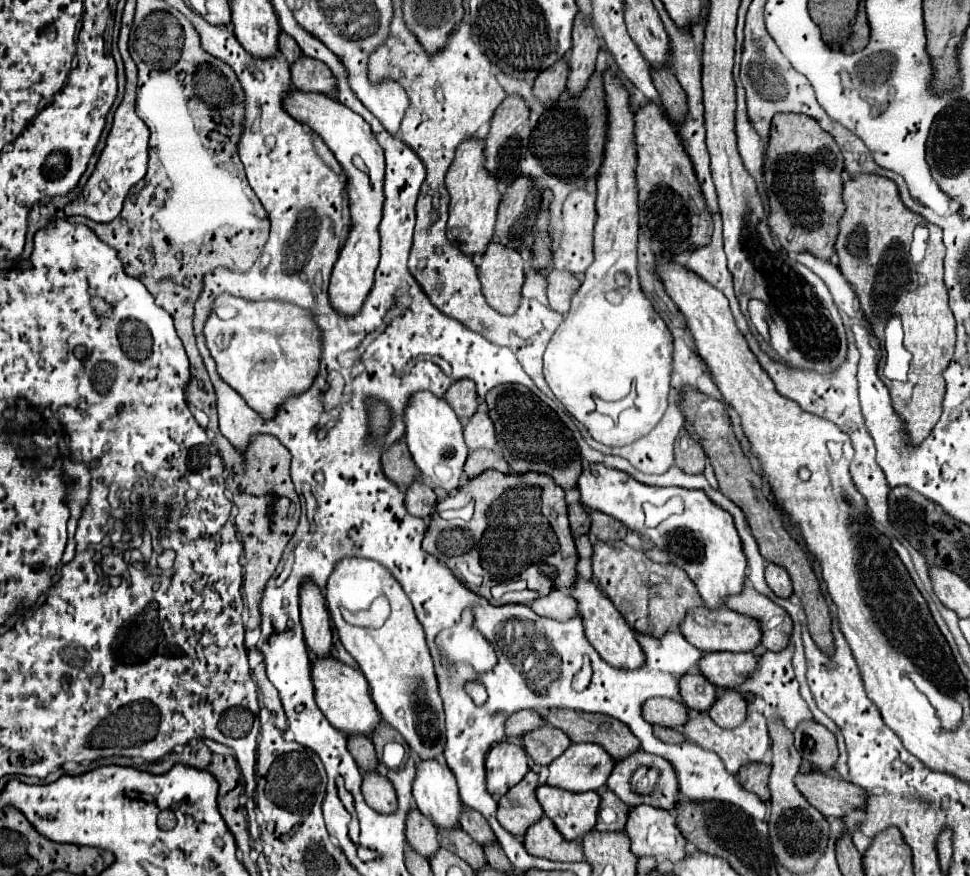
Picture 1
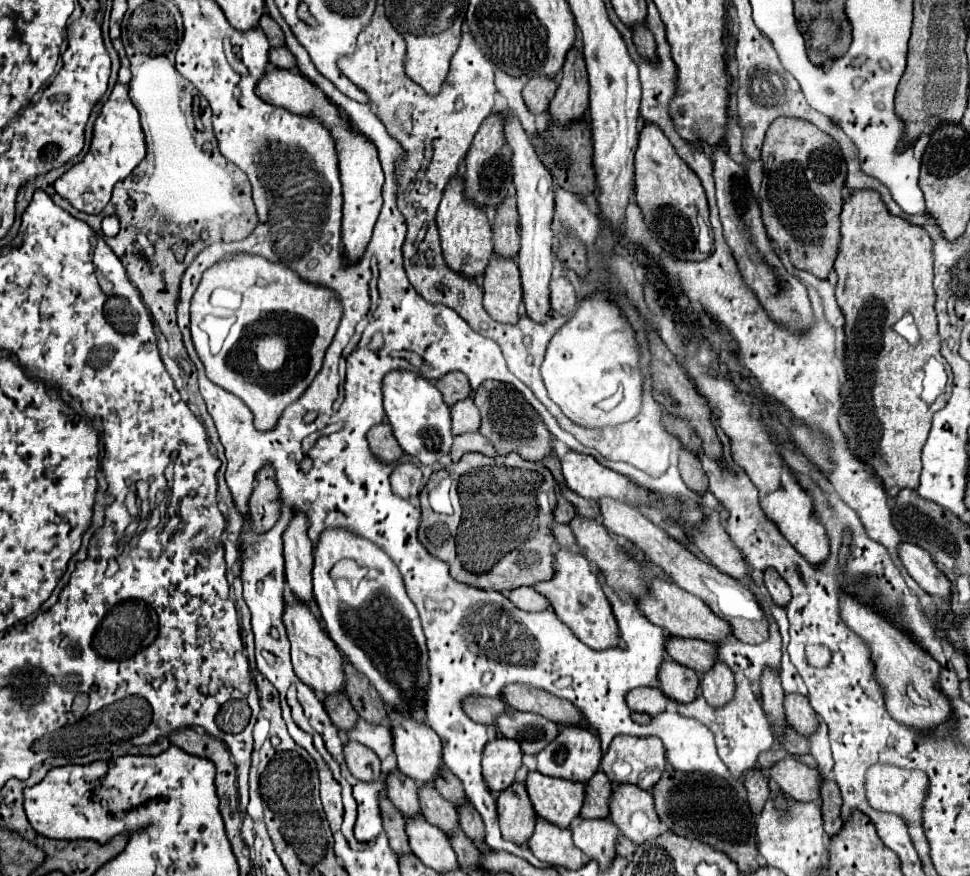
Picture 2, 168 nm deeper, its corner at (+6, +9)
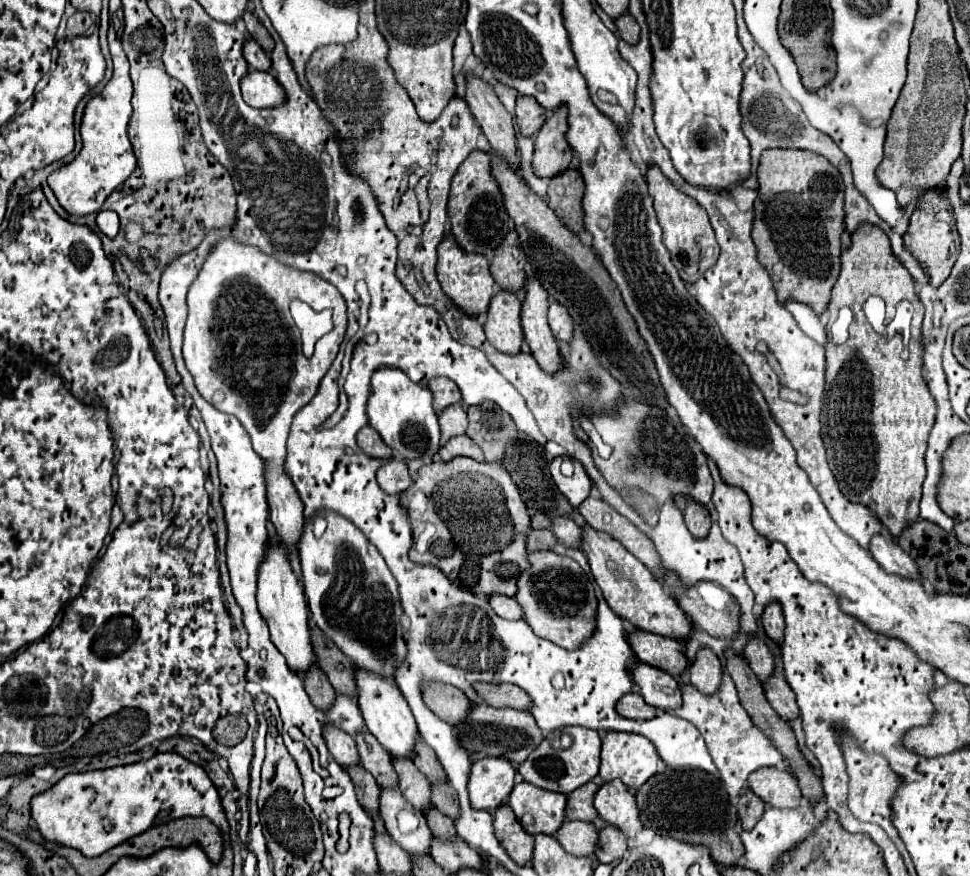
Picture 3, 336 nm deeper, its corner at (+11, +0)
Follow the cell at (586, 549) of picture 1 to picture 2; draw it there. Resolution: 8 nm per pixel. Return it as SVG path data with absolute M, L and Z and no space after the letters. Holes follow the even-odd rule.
M554 524L551 531L554 537L557 538L559 546L563 546L563 548L575 546L577 540L575 540L575 536L573 536L573 532L571 532L568 524Z

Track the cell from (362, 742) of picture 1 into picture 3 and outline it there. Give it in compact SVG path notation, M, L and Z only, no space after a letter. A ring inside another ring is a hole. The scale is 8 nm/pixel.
M318 665L308 669L308 673L304 673L304 689L312 699L312 703L322 711L330 709L330 705L336 699L336 691L332 689L328 677L324 677L324 671Z

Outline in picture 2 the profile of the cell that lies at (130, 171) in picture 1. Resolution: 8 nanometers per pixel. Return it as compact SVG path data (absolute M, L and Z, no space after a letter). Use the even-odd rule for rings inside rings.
M121 52L119 58L121 58L119 78L117 78L117 84L115 84L109 100L103 104L101 116L95 122L91 148L89 148L87 156L71 168L73 188L69 188L69 202L71 202L71 206L75 206L77 210L87 212L87 214L101 214L101 210L111 200L113 186L119 180L127 178L131 174L131 170L145 158L145 134L139 124L139 112L127 96L129 80L131 80L129 60L127 60L125 52Z

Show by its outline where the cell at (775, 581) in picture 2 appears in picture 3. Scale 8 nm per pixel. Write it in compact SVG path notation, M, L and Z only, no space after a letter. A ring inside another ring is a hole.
M772 603L766 607L766 611L762 615L762 625L764 625L764 633L772 641L782 645L782 641L784 641L784 615L782 615L782 607L778 603Z

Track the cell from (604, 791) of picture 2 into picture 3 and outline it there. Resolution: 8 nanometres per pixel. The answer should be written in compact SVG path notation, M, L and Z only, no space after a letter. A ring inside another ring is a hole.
M586 783L584 787L572 791L566 799L566 819L572 819L572 821L588 821L588 823L598 823L598 813L592 805L594 801L594 795L598 791L598 785L596 783Z

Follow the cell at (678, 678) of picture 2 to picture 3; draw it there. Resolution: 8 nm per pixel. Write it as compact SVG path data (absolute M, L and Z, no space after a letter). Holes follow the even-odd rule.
M638 663L630 669L630 673L634 685L638 687L640 695L648 705L658 709L676 709L682 705L682 693L678 681L666 671L646 663Z

